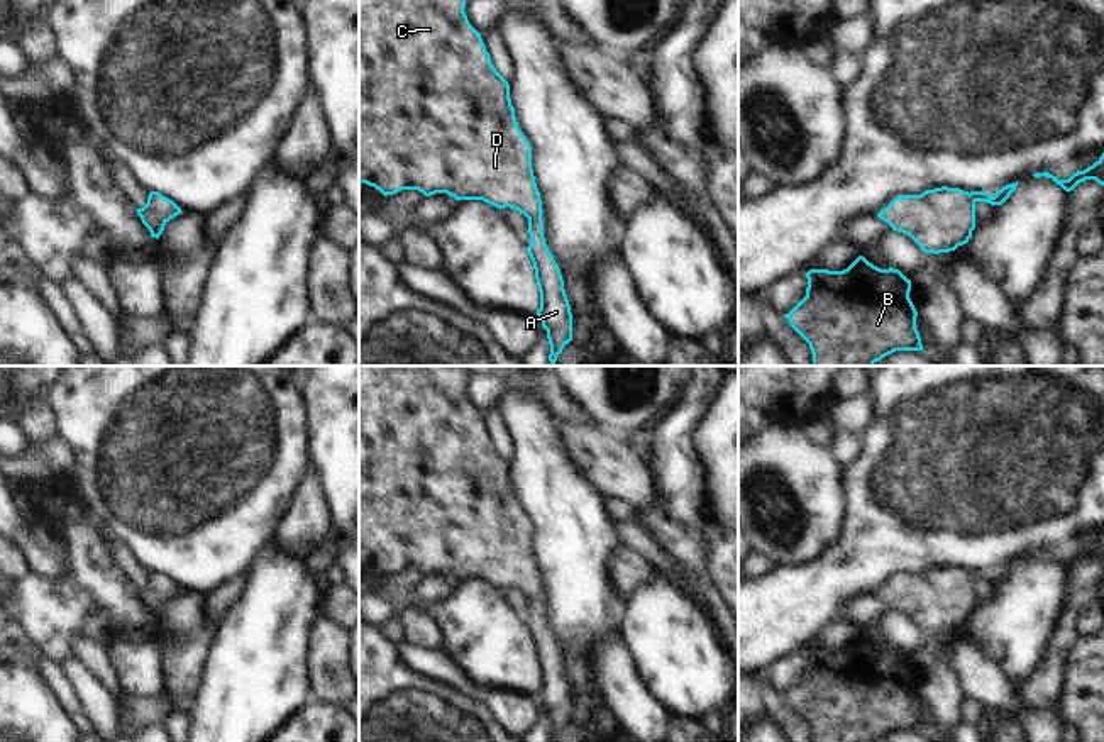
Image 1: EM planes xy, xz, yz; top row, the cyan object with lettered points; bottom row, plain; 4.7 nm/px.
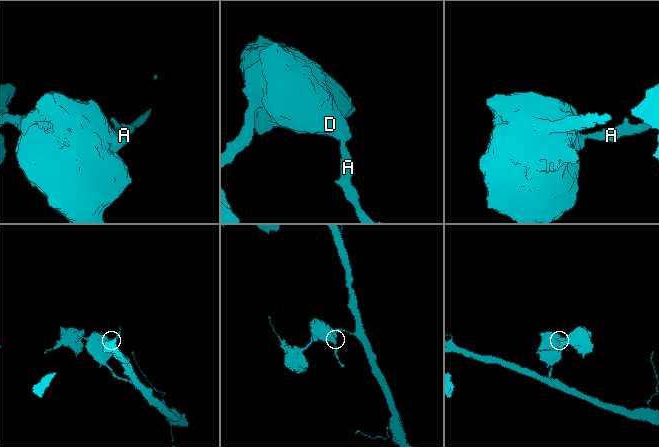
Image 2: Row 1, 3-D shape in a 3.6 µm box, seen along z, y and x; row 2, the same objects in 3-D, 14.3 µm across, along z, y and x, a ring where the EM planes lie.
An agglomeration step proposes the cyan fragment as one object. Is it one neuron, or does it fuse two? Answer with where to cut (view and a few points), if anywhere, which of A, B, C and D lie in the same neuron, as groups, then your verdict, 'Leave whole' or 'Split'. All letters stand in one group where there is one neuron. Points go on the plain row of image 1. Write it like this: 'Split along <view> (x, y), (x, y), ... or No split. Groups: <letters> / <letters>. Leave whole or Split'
No split. Groups: A B C D. Leave whole

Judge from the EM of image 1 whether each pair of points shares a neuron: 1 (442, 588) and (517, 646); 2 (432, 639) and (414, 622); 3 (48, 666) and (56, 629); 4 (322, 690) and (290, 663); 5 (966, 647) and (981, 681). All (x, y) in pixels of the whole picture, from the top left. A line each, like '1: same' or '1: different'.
1: different
2: same
3: different
4: different
5: same

